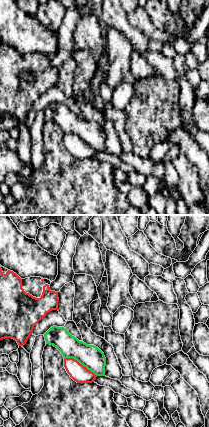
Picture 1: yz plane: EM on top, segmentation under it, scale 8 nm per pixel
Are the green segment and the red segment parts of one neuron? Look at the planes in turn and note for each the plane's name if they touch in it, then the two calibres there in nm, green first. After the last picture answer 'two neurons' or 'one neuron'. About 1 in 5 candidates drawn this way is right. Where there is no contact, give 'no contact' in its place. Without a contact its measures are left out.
contact in yz; calibres 190 and 140 nm

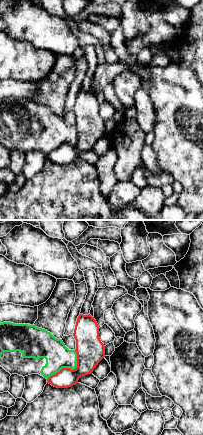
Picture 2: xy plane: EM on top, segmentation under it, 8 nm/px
contact in xy; calibres 200 and 220 nm

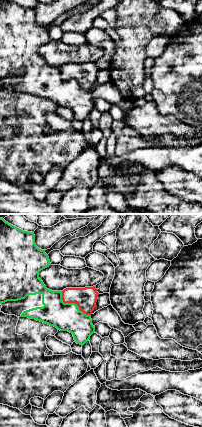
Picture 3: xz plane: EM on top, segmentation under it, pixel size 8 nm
contact in xz; calibres 220 and 170 nm

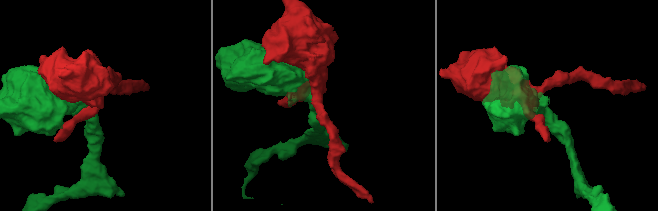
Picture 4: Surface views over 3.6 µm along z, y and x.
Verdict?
two neurons

